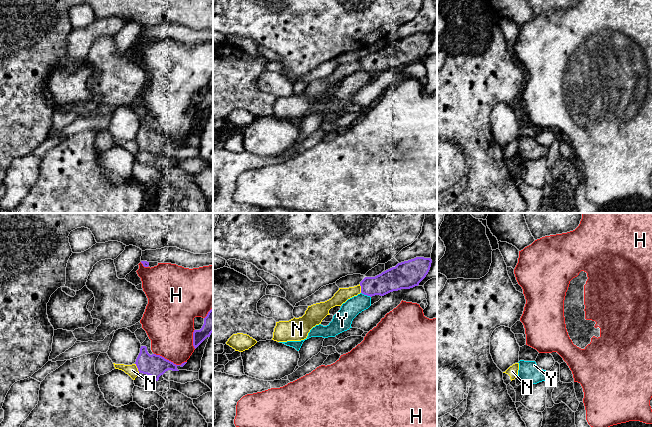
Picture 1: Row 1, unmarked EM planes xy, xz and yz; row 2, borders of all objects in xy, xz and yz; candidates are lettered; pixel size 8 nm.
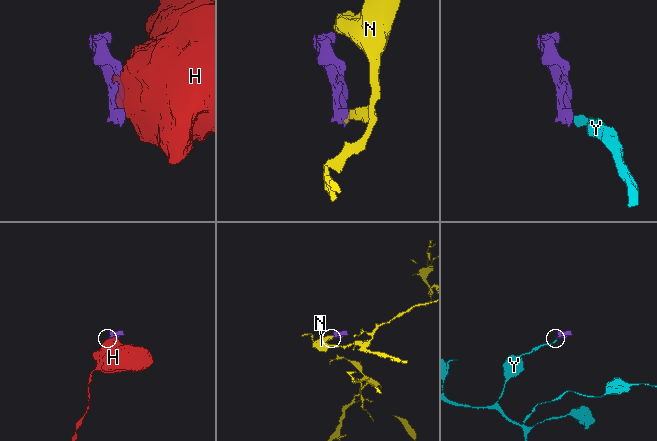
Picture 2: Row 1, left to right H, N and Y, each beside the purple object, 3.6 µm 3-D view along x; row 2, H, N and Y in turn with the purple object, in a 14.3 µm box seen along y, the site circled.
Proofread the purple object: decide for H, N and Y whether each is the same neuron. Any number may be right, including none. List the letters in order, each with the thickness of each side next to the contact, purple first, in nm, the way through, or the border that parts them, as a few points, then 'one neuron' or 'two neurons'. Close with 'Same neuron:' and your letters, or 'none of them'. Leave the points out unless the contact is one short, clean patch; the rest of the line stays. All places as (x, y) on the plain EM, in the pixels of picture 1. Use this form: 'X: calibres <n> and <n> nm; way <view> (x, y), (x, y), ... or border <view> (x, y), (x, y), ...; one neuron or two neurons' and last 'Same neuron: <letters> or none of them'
H: calibres 180 and 360 nm; two neurons
N: calibres 180 and 90 nm; border xy (135, 139), (139, 148); two neurons
Y: calibres 190 and 150 nm; border xz (361, 68), (370, 73); two neurons
Same neuron: none of them

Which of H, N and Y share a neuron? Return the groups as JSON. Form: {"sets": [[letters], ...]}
{"sets": [["H"], ["N"], ["Y"]]}

